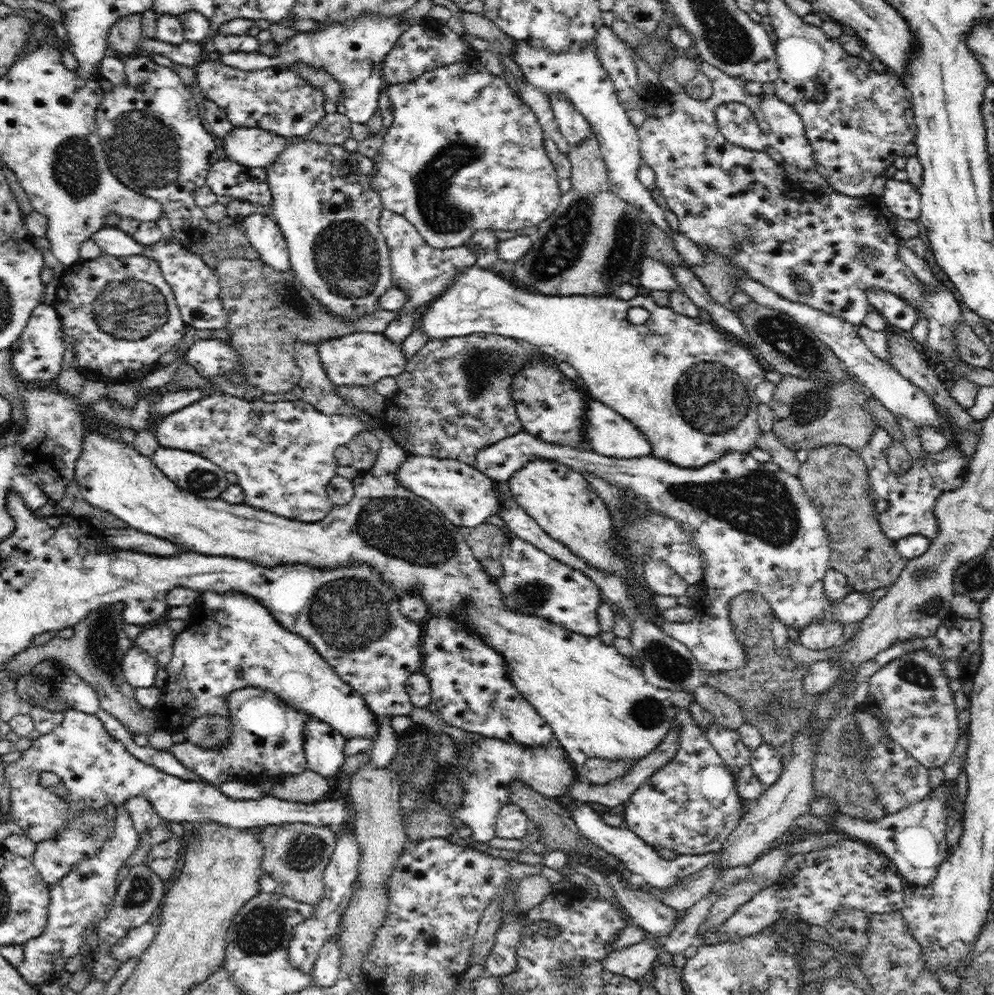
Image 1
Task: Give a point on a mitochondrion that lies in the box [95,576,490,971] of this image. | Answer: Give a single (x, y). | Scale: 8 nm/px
(261, 931)

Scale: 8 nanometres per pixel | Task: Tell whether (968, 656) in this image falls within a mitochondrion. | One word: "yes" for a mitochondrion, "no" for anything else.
no

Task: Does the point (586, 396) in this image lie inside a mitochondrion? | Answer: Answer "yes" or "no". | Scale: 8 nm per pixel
no

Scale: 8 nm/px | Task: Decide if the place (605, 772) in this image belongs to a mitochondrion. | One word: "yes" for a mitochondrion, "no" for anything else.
no

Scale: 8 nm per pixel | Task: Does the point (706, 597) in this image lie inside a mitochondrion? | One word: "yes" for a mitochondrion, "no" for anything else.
no

